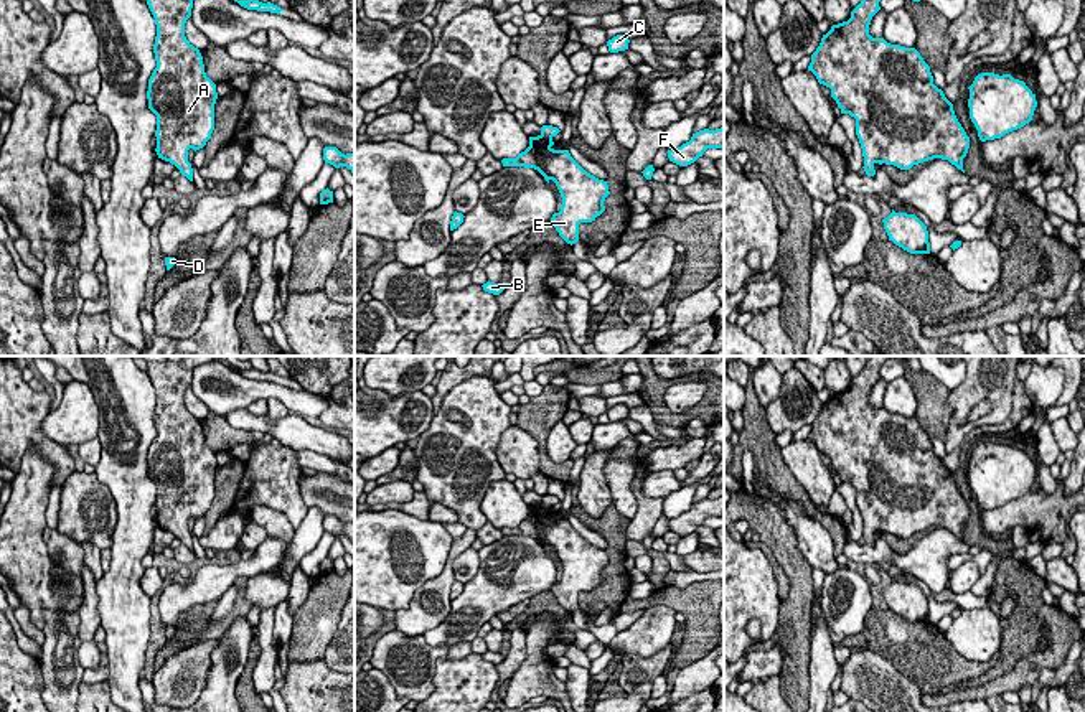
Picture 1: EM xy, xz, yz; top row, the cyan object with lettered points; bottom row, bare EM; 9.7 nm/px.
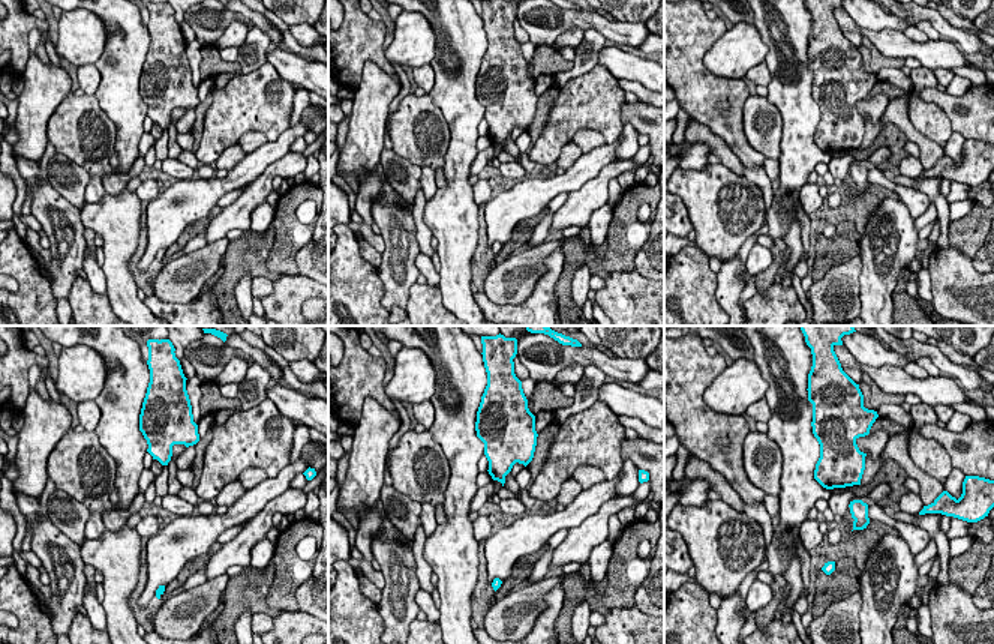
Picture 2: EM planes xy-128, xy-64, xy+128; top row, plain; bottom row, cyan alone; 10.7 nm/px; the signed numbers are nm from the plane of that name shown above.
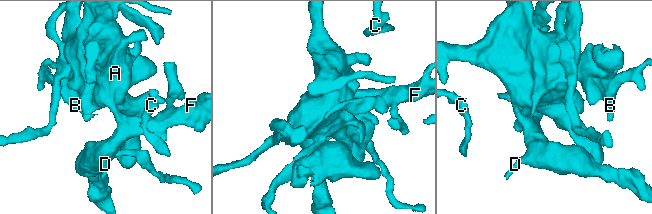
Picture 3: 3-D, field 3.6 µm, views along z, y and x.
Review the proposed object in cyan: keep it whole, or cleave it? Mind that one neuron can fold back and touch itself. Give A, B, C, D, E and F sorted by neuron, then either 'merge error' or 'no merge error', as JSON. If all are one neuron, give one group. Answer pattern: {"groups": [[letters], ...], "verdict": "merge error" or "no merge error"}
{"groups": [["A", "B", "C", "D", "E", "F"]], "verdict": "no merge error"}

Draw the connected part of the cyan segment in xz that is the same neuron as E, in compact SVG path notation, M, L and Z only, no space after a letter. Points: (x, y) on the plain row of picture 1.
M542 494L538 506L529 506L529 516L516 527L503 527L503 536L524 536L538 539L544 549L556 552L562 574L551 593L567 613L579 610L579 593L592 592L605 580L604 570L610 564L604 549L587 542L569 522L554 519L552 508L561 499Z

